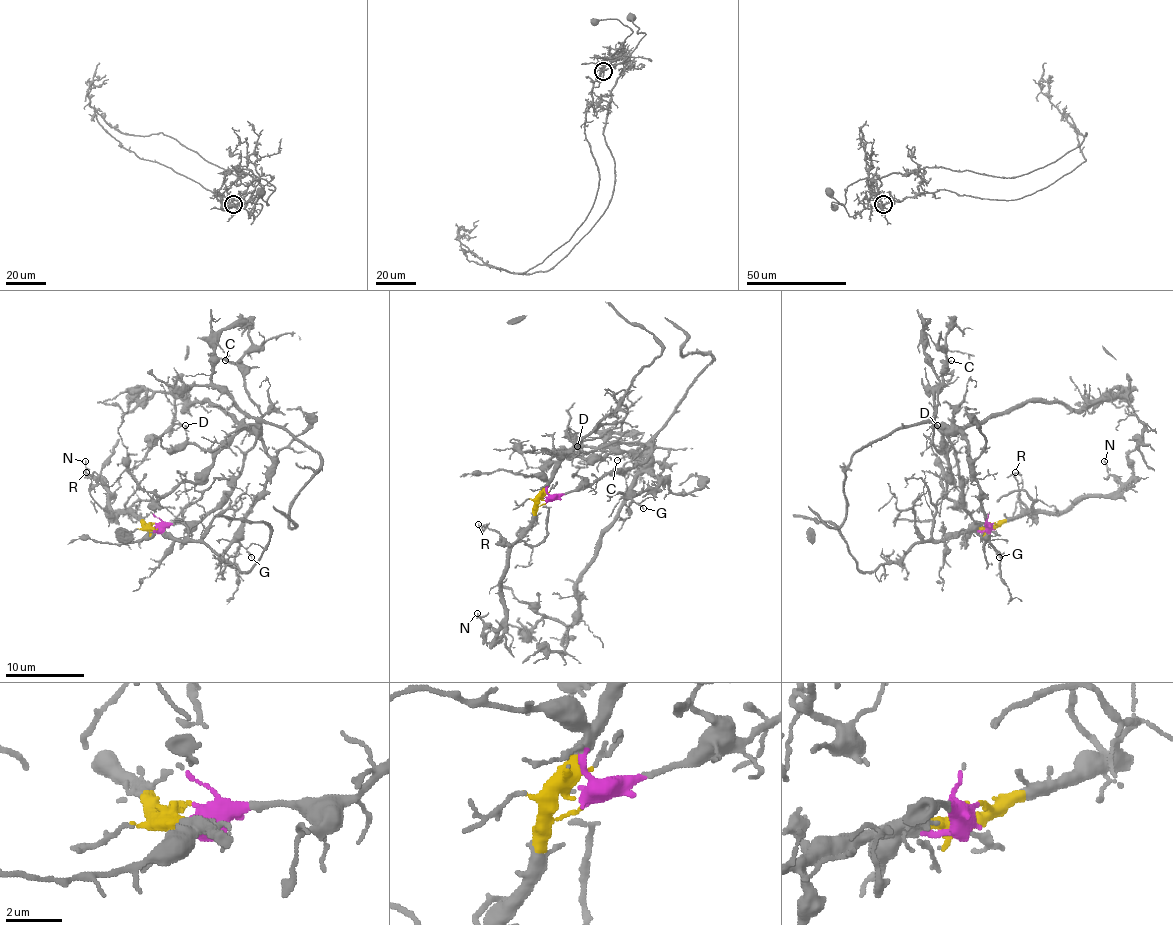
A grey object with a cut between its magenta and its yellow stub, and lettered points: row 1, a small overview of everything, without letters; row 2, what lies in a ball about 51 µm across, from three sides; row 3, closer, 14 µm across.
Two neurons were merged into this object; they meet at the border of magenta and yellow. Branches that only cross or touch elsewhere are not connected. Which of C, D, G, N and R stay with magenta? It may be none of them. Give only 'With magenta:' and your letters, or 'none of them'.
With magenta: C, D, G

